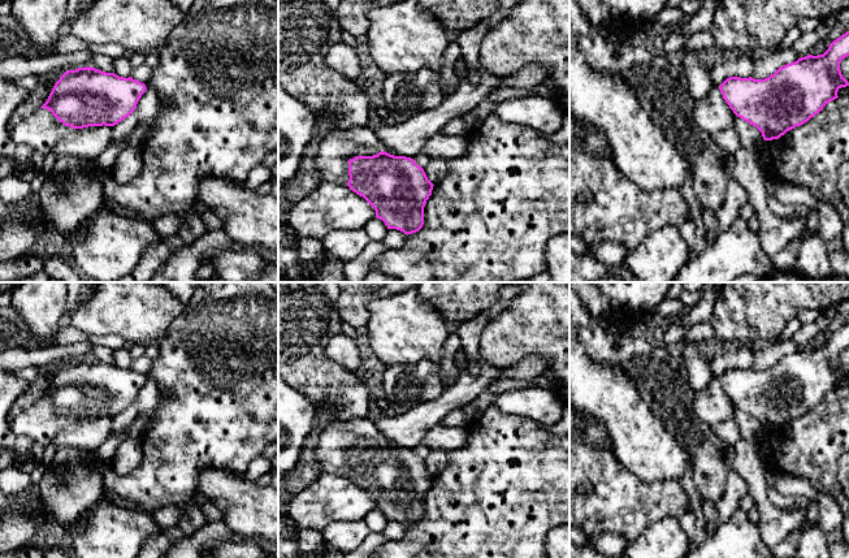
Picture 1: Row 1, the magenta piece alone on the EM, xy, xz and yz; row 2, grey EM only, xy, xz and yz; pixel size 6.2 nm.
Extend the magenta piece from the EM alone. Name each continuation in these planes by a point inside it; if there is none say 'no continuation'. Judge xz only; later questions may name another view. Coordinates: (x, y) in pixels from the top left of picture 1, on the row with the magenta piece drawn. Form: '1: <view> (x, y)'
1: xz (332, 155)

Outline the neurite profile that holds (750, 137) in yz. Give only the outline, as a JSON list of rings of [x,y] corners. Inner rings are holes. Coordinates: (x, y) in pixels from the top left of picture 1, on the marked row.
[[[735,114],[733,125],[741,140],[741,147],[745,150],[758,150],[764,142],[762,133],[749,122]]]

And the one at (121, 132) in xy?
[[[135,111],[113,126],[111,142],[125,142],[138,125]]]

